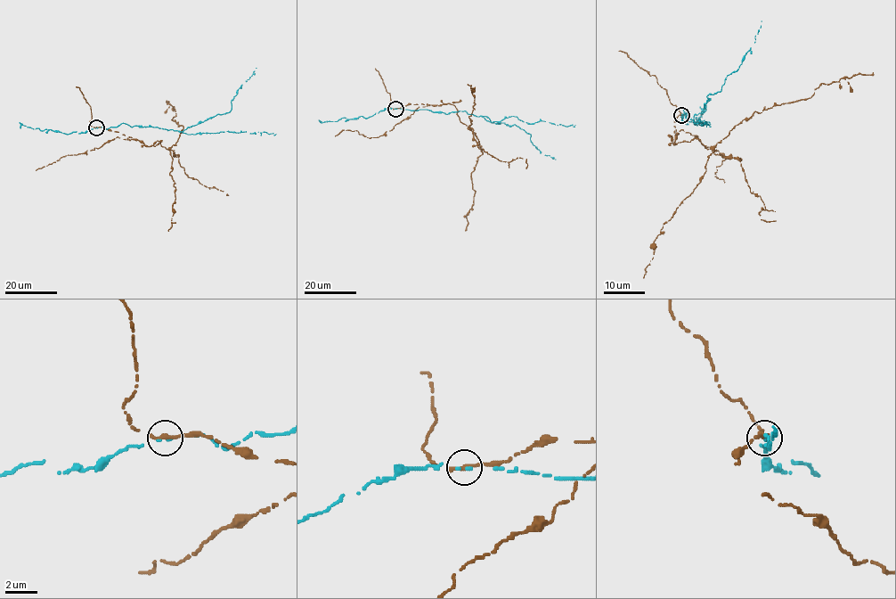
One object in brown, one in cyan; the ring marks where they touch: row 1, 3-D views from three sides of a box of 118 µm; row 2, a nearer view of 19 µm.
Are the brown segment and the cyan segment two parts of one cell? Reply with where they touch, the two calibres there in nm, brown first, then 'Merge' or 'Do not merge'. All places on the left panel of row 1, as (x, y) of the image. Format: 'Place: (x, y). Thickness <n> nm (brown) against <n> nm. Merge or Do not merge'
Place: (96, 127). Thickness 360 nm (brown) against 200 nm. Do not merge

